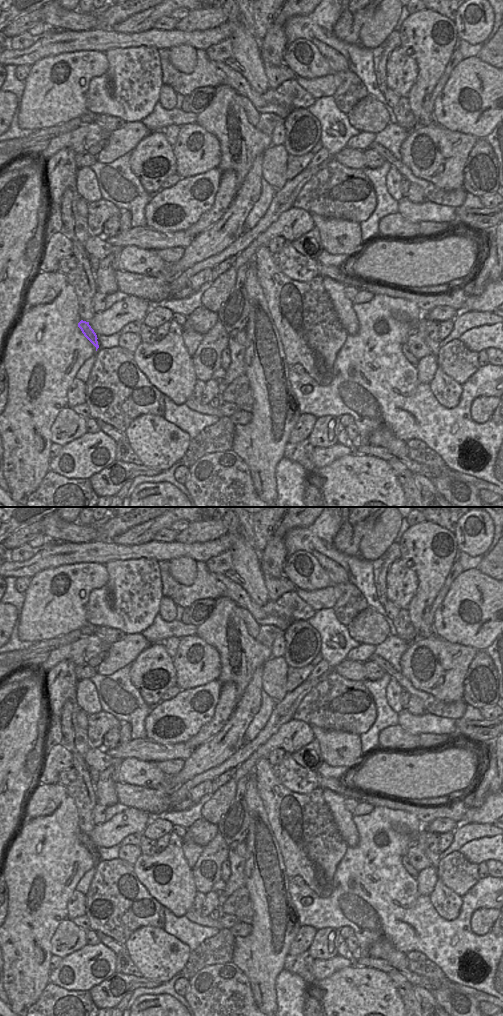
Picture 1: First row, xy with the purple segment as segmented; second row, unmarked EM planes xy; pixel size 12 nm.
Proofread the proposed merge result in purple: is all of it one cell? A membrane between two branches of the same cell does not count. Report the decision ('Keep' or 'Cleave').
Cleave.

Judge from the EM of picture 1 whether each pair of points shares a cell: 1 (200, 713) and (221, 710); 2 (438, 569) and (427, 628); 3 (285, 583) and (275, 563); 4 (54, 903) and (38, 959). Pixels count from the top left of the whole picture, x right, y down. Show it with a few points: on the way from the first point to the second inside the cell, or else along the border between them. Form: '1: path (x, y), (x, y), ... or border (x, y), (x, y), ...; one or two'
1: border (221, 689), (213, 716), (199, 730); two
2: path (429, 584), (421, 603), (421, 613); one
3: border (283, 575), (264, 578); two
4: path (40, 917), (38, 919), (38, 945); one

